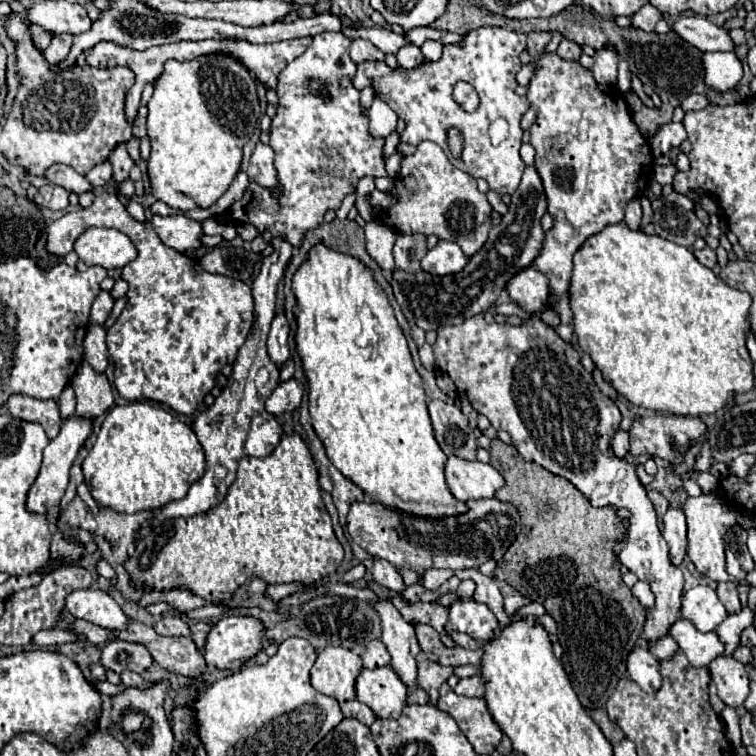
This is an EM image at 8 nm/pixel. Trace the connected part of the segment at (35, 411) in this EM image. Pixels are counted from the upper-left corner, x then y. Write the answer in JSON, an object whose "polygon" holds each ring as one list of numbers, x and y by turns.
{"polygon":[[10,395,8,401,8,411,12,417,22,419,22,421,40,421,48,439,54,439,60,431,62,417,58,411,58,405,54,399,40,401,28,395]]}

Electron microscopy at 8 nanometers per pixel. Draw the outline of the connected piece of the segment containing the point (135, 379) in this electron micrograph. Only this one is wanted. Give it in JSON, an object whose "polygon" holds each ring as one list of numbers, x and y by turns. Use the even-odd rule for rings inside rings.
{"polygon":[[100,193,90,207,64,213,60,219,48,225,46,251,58,257,68,255,72,251,74,241,88,227,118,229,128,235,134,247,138,249,138,257,122,267,122,279,130,287,126,293,126,307,116,319,116,323,106,331,106,345,110,353,110,363,114,365,114,385,118,393,128,401,150,399,168,405,180,415,192,415,200,407,204,397,210,393,210,389,216,385,222,367,234,363,238,349,242,347,252,329,252,289,244,281,226,275,206,273,196,259,164,245,152,229,150,221,140,223,128,215,116,193]]}

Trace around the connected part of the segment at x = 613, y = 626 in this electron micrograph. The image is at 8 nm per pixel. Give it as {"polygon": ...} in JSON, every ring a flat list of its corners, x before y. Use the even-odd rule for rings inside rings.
{"polygon":[[492,439,490,445,492,465,502,473,504,487,494,495,500,501,512,503,522,519,522,533,514,539,510,549,504,553,504,561,496,565,496,577,512,585,524,597,540,601,544,609,554,617,558,625,558,641,564,647,562,665,566,675,586,709,600,709,606,705,616,683,626,675,626,657,636,645,646,621,646,609,632,597,630,587,624,589,620,575,620,561,612,553,614,543,624,535,624,525,620,523,614,507,594,509,590,501,570,481,558,477,540,465,528,463,520,453,500,439]]}

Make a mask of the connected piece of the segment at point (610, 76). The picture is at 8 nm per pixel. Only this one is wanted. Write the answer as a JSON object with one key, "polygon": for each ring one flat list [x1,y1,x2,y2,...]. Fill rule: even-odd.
{"polygon":[[600,49,594,57,594,79,600,85,616,85,616,75,618,75,618,55,614,49]]}

